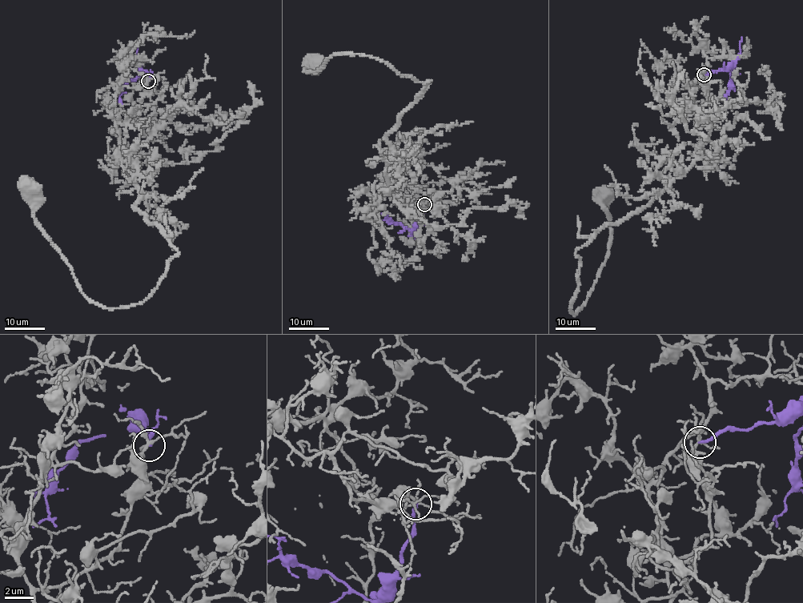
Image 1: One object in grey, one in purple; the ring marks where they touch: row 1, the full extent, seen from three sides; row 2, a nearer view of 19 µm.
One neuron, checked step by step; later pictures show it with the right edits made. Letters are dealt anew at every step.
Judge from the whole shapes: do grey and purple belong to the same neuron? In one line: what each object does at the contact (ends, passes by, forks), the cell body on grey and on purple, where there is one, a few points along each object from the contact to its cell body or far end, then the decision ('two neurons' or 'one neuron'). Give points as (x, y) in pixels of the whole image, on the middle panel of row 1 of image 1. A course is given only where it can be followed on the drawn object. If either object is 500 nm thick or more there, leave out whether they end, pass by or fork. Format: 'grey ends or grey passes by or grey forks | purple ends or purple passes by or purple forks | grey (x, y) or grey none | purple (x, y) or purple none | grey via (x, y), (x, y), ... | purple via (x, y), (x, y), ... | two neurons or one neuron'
grey forks | purple ends | grey (312, 62) | purple none | grey via (424, 204), (377, 186), (388, 185), (385, 138), (430, 80), (369, 56), (334, 54), (310, 73), (311, 59) | purple via (424, 204), (419, 223), (411, 231), (381, 213) | two neurons

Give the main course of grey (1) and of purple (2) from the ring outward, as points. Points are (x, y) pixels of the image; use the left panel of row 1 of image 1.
1: (148, 80), (139, 108), (116, 122), (138, 167), (134, 207), (178, 252), (152, 294), (90, 302), (26, 184)
2: (148, 81), (148, 78), (141, 75), (128, 81), (115, 103)

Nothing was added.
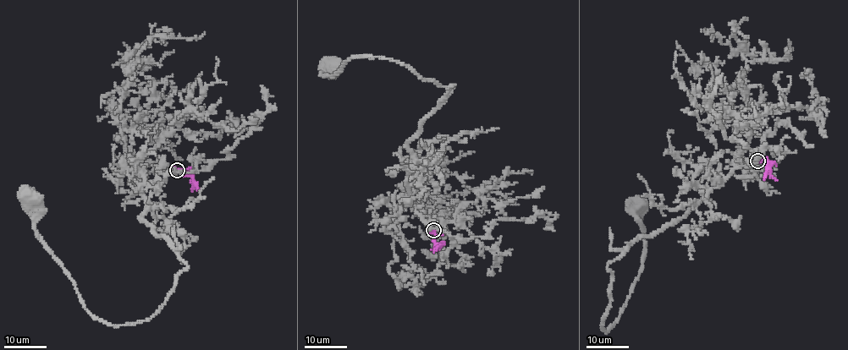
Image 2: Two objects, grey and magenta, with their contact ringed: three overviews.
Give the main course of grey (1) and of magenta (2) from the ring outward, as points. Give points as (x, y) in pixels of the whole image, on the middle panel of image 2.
1: (432, 230), (410, 197), (406, 145), (454, 84), (389, 59), (349, 57), (327, 77), (328, 62)
2: (432, 230), (433, 242), (440, 246), (437, 246), (433, 252)

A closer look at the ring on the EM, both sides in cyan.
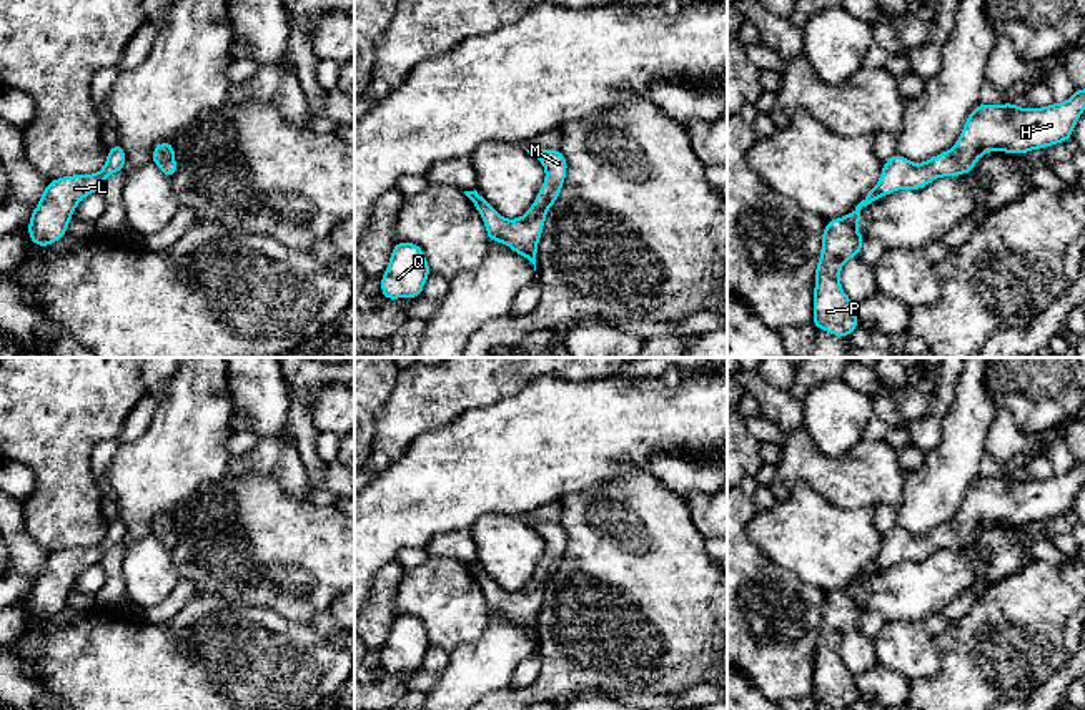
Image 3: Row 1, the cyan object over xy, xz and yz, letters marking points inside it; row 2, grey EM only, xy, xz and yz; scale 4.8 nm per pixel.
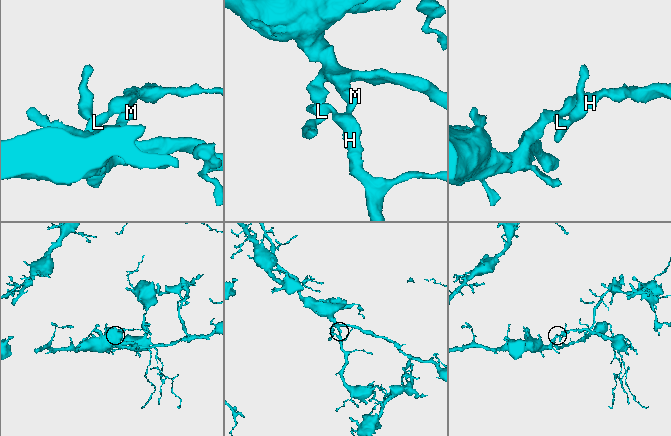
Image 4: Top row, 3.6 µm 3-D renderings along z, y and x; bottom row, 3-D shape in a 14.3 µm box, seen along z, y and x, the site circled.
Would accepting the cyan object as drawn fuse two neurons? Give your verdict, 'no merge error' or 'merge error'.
no merge error

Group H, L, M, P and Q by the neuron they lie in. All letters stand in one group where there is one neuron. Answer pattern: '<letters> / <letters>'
H L M P Q

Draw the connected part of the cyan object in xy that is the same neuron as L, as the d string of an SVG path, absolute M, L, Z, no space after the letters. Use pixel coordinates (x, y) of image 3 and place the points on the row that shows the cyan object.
M120 143L108 150L107 161L98 173L62 176L48 181L38 205L35 206L28 236L37 246L50 246L67 234L68 223L77 205L92 193L100 191L111 173L125 168L125 151Z

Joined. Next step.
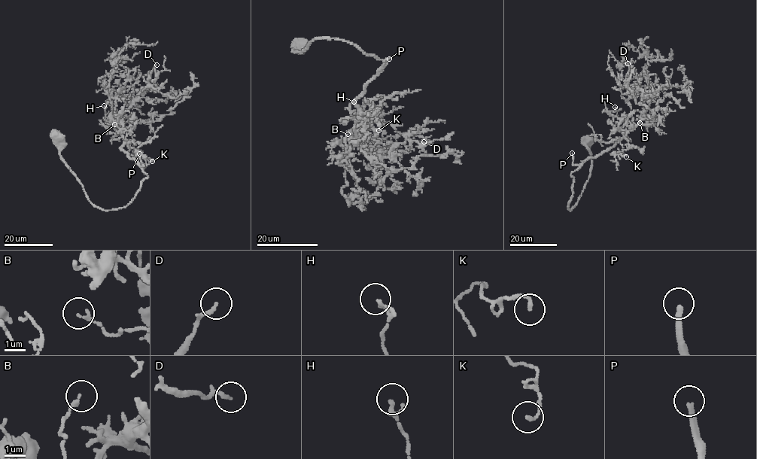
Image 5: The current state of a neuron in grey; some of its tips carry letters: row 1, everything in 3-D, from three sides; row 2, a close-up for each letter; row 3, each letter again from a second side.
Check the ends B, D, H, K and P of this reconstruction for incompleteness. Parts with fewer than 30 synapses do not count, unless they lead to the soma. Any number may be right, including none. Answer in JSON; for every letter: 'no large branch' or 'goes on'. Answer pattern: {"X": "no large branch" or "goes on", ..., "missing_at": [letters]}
{"B": "no large branch", "D": "no large branch", "H": "no large branch", "K": "no large branch", "P": "goes on", "missing_at": ["P"]}

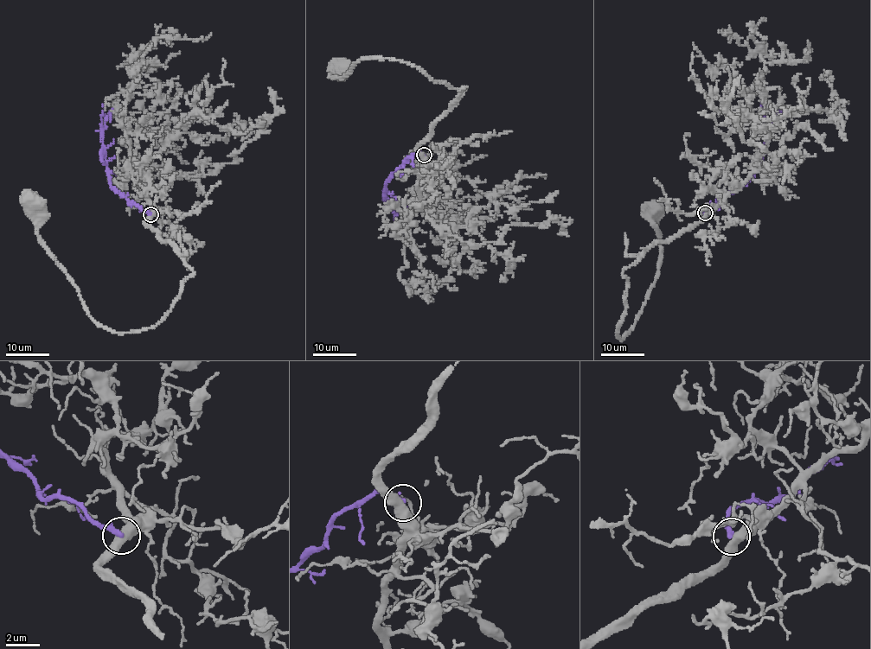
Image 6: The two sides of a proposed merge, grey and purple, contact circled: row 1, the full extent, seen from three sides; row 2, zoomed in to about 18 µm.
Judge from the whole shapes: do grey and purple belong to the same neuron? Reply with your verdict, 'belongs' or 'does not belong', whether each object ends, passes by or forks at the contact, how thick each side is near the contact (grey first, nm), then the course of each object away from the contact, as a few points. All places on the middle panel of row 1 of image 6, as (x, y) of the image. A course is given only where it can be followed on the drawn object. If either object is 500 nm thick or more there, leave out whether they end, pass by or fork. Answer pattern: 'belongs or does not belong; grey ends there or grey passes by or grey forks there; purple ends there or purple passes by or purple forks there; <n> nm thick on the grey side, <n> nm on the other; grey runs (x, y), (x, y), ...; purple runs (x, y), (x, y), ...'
does not belong; 500 nm thick on the grey side, 240 nm on the other; grey runs (423, 155), (419, 145), (465, 86), (452, 87), (400, 60), (361, 59), (336, 79), (330, 73), (337, 64); purple runs (423, 155), (416, 152), (409, 155), (386, 184), (387, 206), (400, 213), (406, 206), (403, 204)

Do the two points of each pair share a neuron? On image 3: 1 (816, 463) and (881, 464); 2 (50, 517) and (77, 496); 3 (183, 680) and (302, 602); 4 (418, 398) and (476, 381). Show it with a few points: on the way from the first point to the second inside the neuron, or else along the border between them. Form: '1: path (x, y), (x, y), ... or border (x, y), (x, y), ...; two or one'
1: path (832, 466), (864, 466); one
2: path (57, 516), (70, 502); one
3: border (245, 604), (308, 624); two
4: path (433, 396), (461, 383); one

